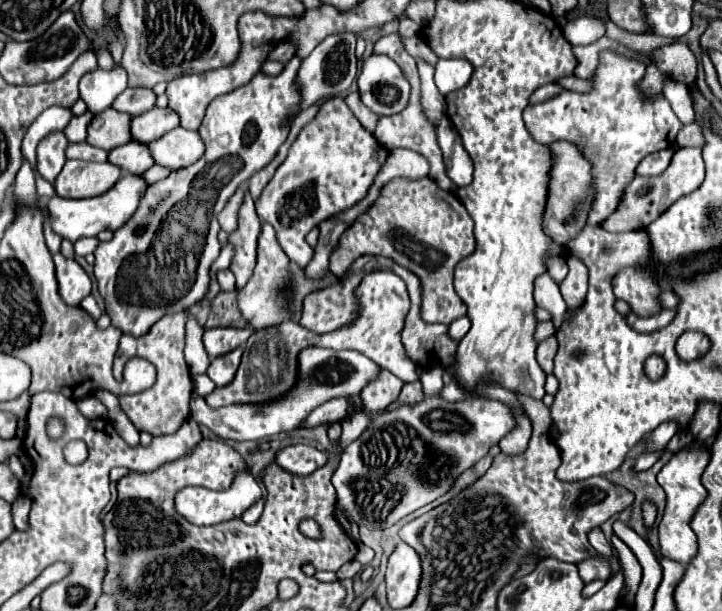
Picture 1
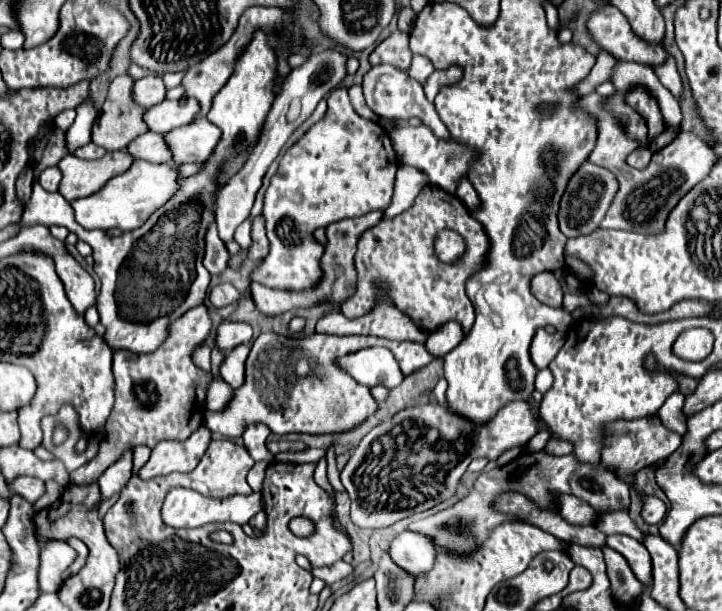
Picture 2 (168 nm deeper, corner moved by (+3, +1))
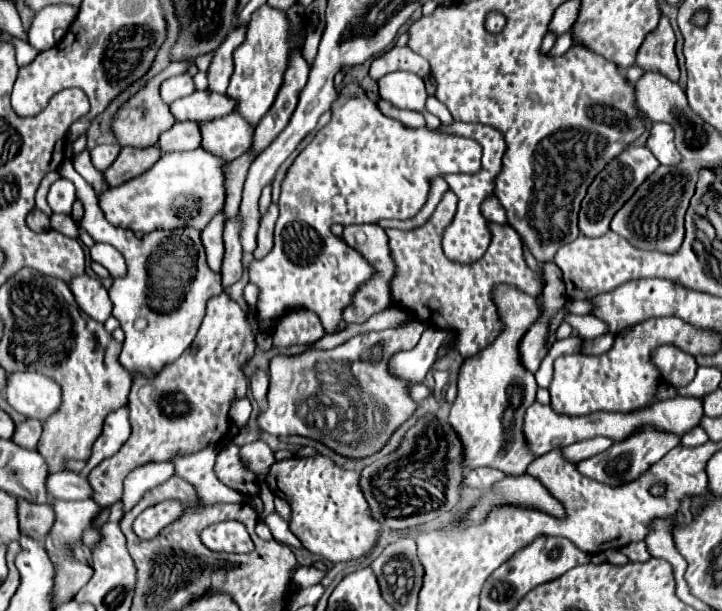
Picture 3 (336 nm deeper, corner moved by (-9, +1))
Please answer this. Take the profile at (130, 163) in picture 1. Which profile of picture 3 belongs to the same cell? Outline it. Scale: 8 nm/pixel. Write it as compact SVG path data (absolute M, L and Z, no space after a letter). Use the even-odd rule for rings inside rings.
M194 121L174 123L172 129L168 129L168 131L164 131L160 135L156 147L162 153L192 151L192 149L200 147L200 129L198 129L198 123L194 123Z

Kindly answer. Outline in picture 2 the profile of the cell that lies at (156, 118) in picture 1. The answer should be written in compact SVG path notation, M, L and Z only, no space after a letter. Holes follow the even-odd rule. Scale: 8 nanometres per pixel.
M184 97L178 101L166 99L166 101L150 107L144 115L144 121L148 123L150 131L164 135L176 127L188 125L190 121L194 121L198 111L200 111L200 103L192 97Z

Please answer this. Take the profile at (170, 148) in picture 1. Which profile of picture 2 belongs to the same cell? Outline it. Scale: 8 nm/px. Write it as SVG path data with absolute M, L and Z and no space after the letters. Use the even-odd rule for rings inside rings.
M198 117L192 123L166 133L166 141L172 149L176 163L204 163L214 153L222 131L206 117Z

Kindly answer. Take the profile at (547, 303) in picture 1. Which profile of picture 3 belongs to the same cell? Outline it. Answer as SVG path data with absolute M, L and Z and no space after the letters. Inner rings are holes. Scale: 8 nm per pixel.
M446 191L442 201L438 203L436 211L432 213L432 217L410 231L400 231L400 229L386 229L388 233L388 243L390 243L390 253L394 259L394 277L390 281L390 305L388 307L398 307L402 305L402 309L410 311L420 323L424 323L426 327L440 327L444 331L454 331L460 337L460 345L456 347L458 353L462 357L472 357L476 355L480 349L484 349L488 343L492 343L492 339L496 339L496 335L500 333L502 325L500 325L500 317L496 311L496 305L490 299L490 291L496 283L510 283L516 285L518 289L530 293L530 295L540 295L542 289L546 287L546 277L544 271L540 267L540 271L528 269L526 261L524 261L524 253L522 253L522 245L520 245L520 237L518 233L510 227L510 225L494 225L490 223L490 247L484 253L484 257L476 263L470 265L462 265L462 263L454 263L450 261L444 253L442 253L442 245L440 245L440 237L444 227L450 225L450 221L454 219L456 213L456 195L452 191Z

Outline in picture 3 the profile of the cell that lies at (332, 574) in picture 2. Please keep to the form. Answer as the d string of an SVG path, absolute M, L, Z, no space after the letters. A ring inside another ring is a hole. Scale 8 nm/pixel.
M300 567L292 577L292 583L294 587L310 587L320 583L324 577L326 577L326 571L320 571L316 567Z

